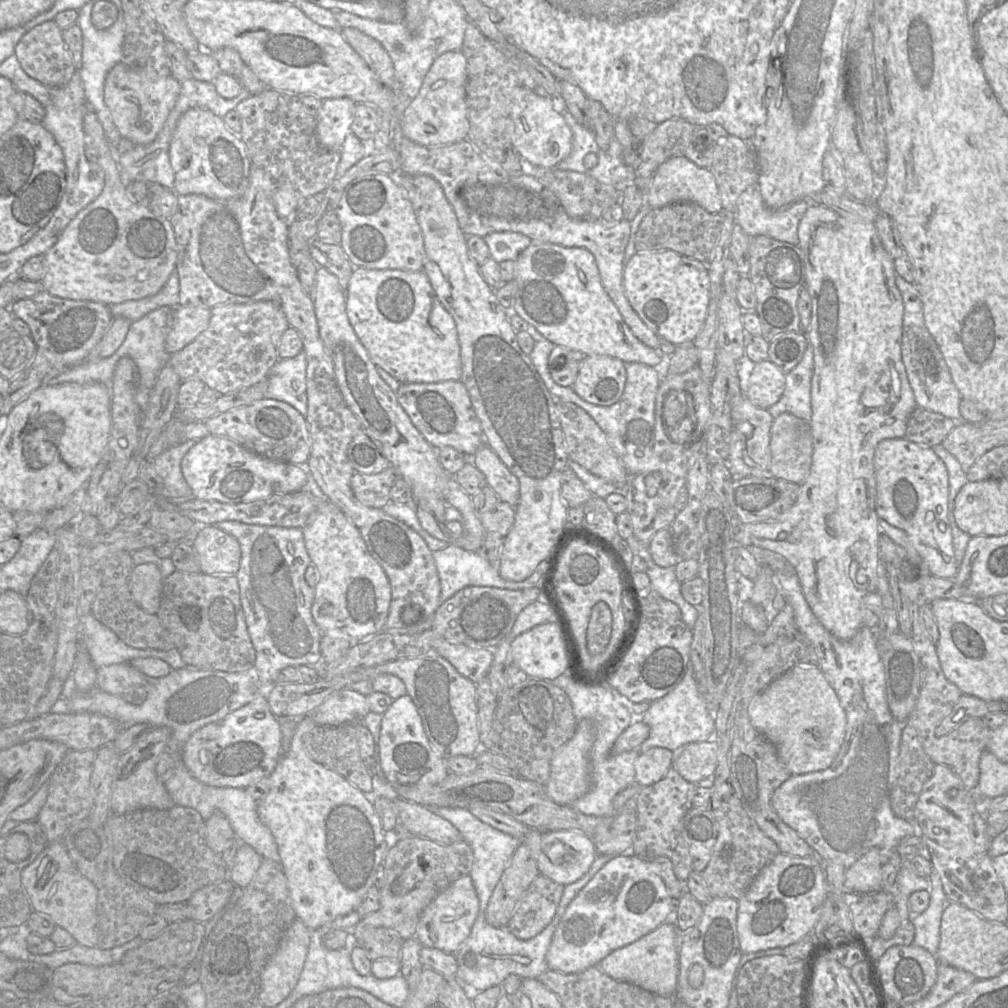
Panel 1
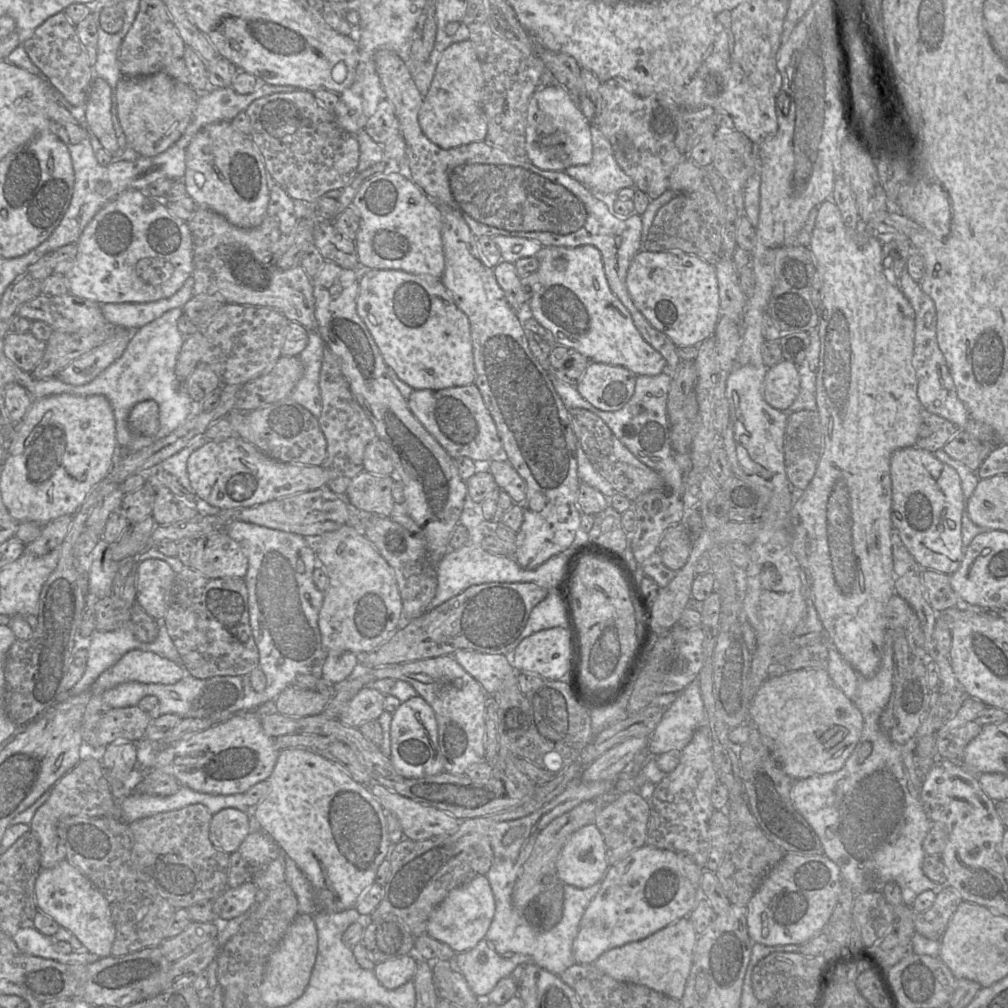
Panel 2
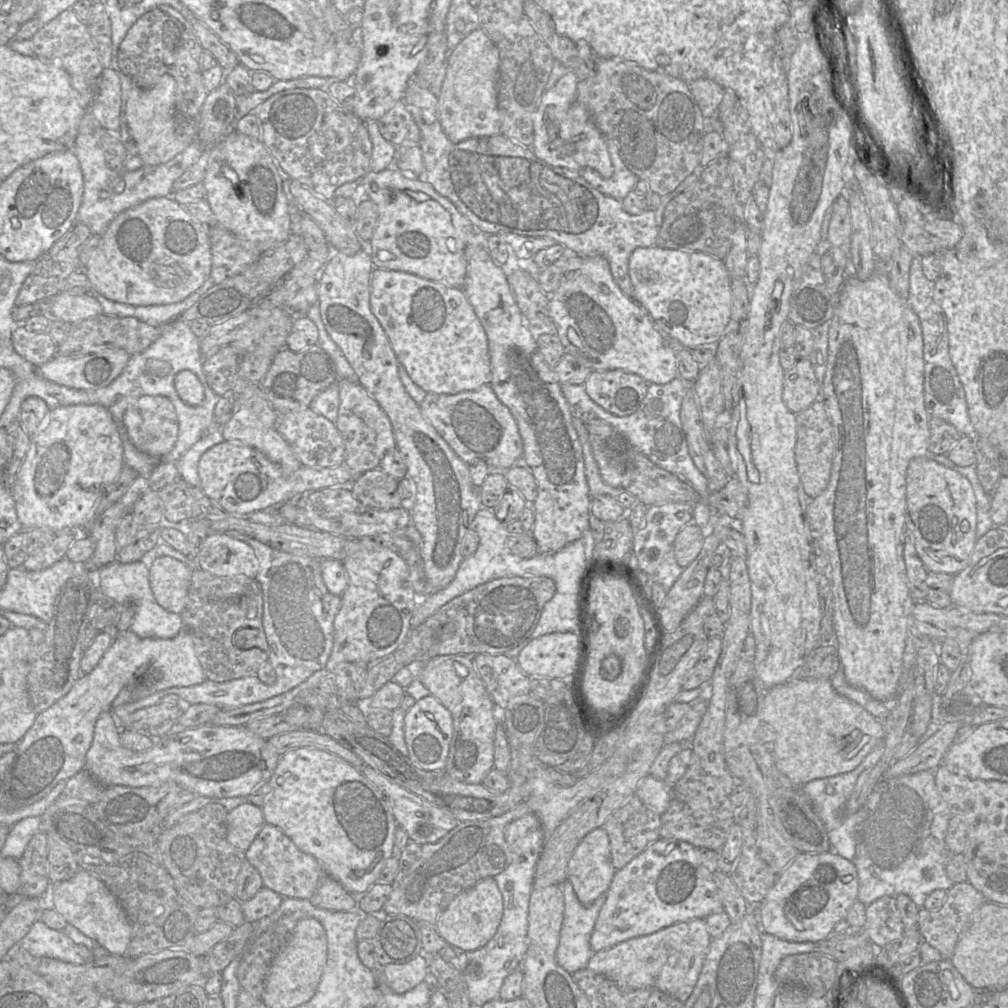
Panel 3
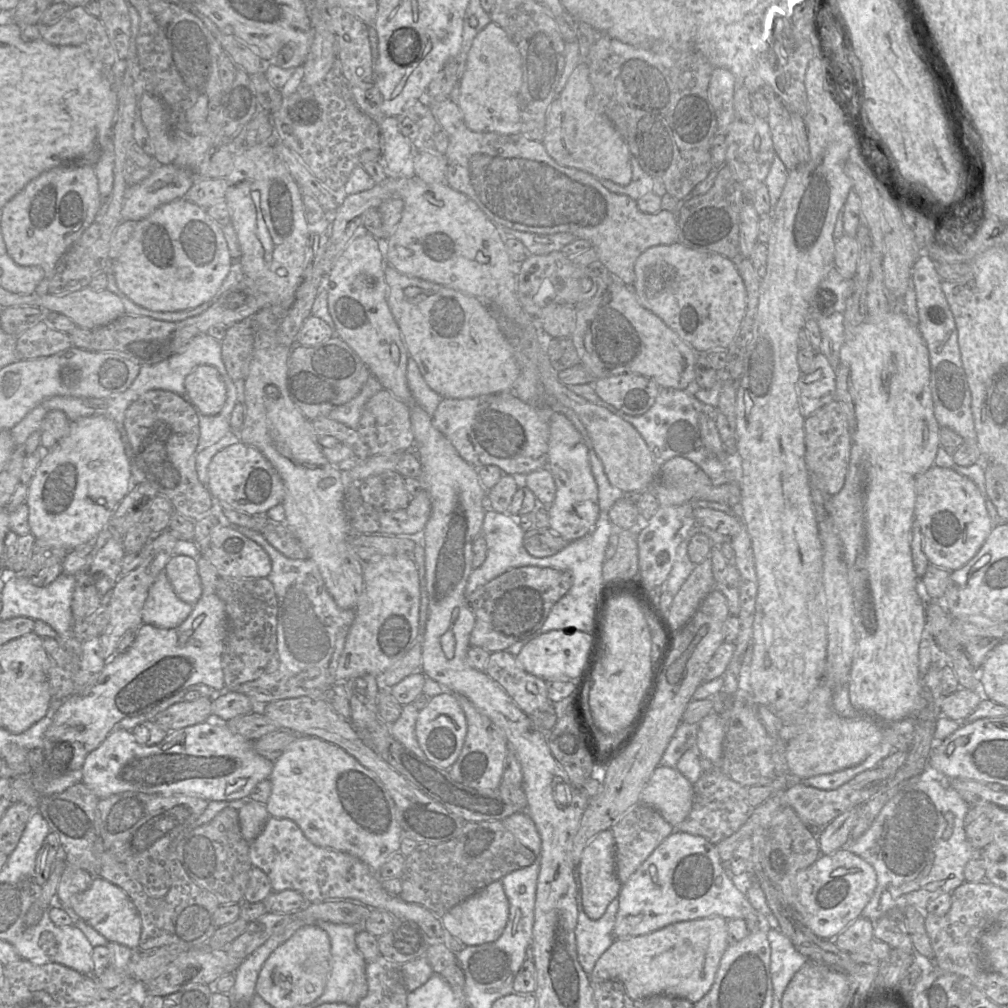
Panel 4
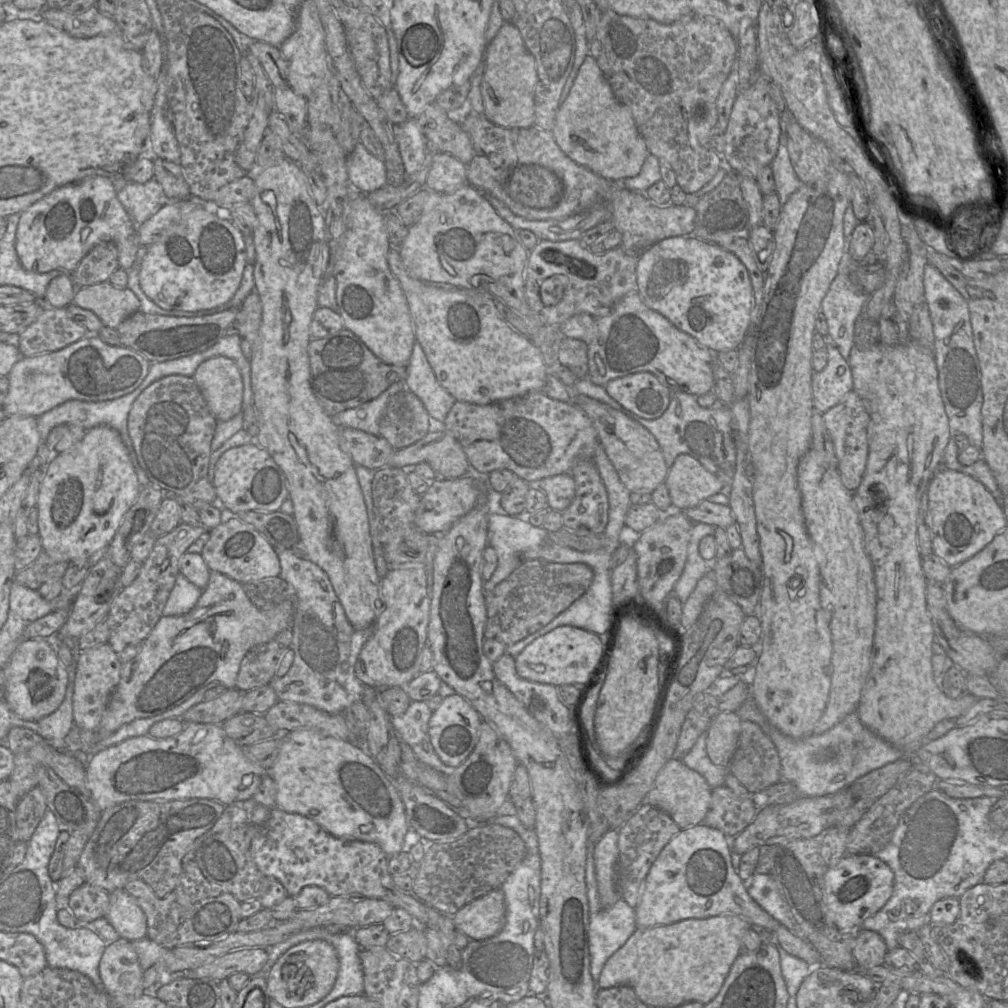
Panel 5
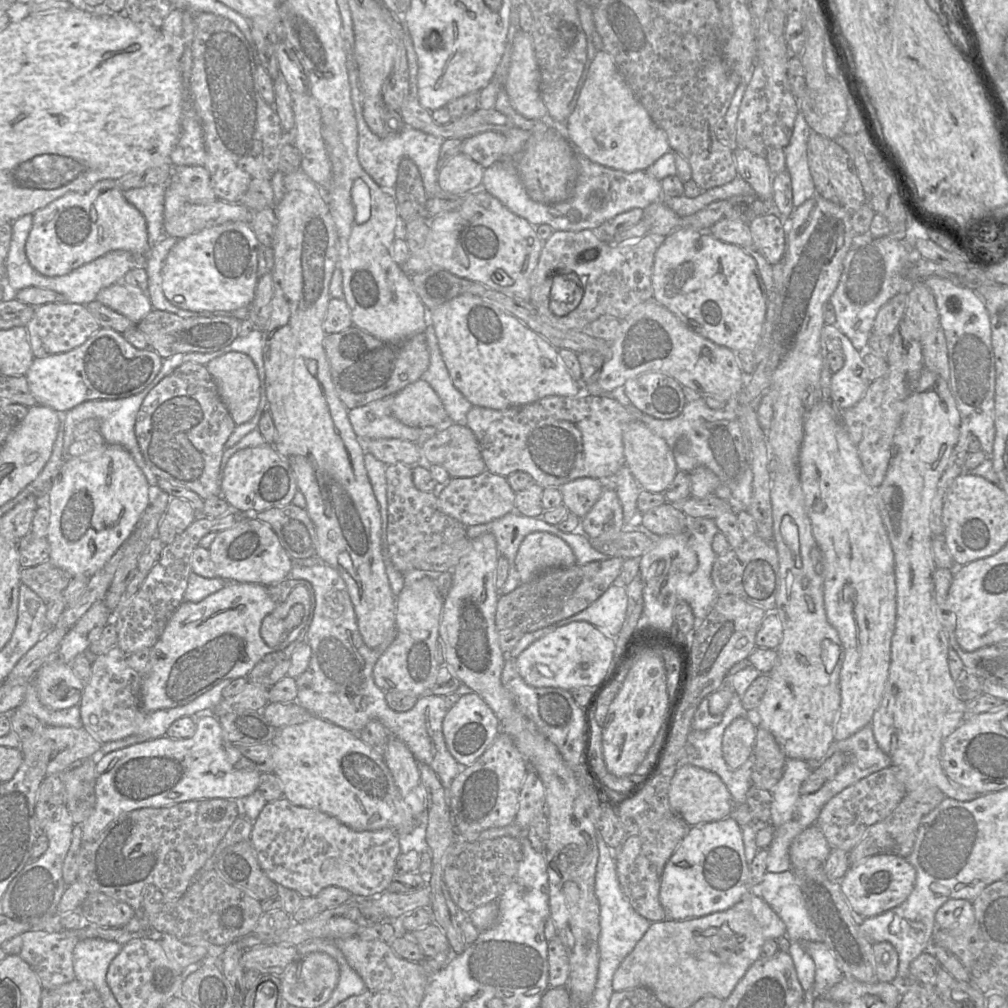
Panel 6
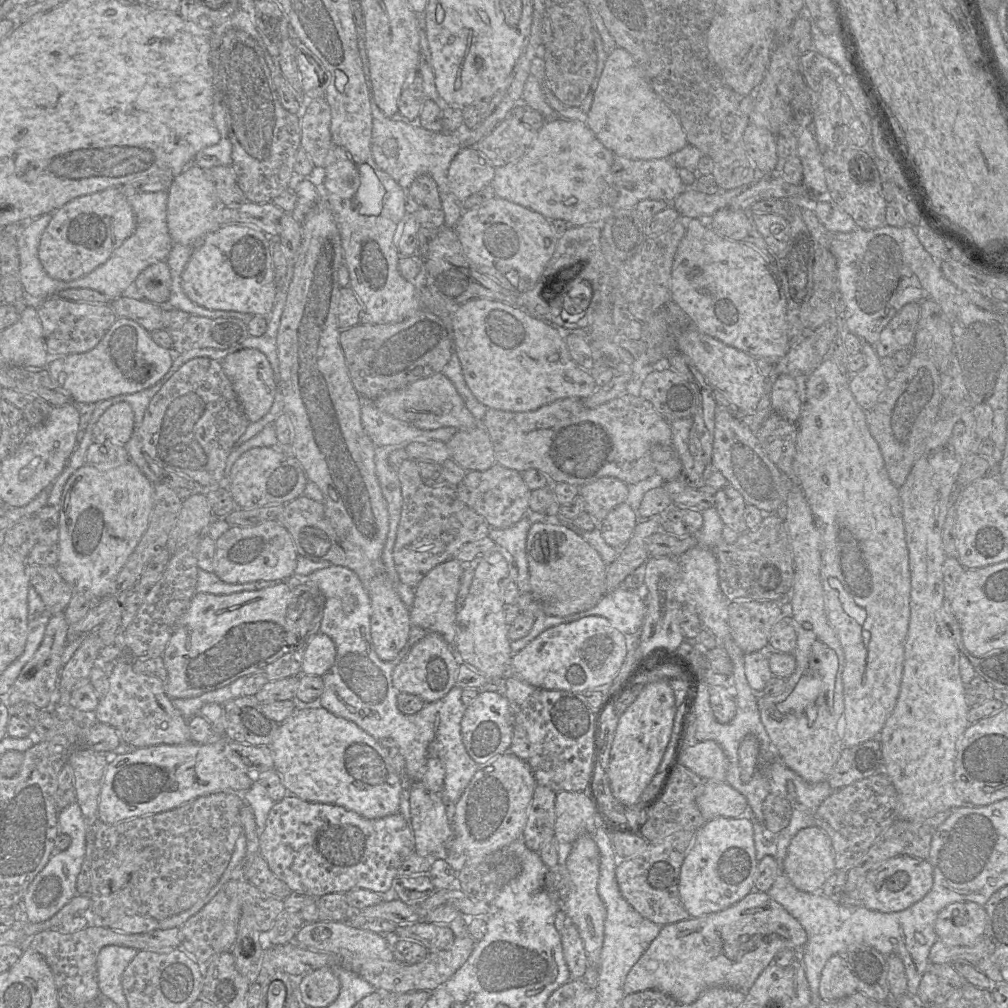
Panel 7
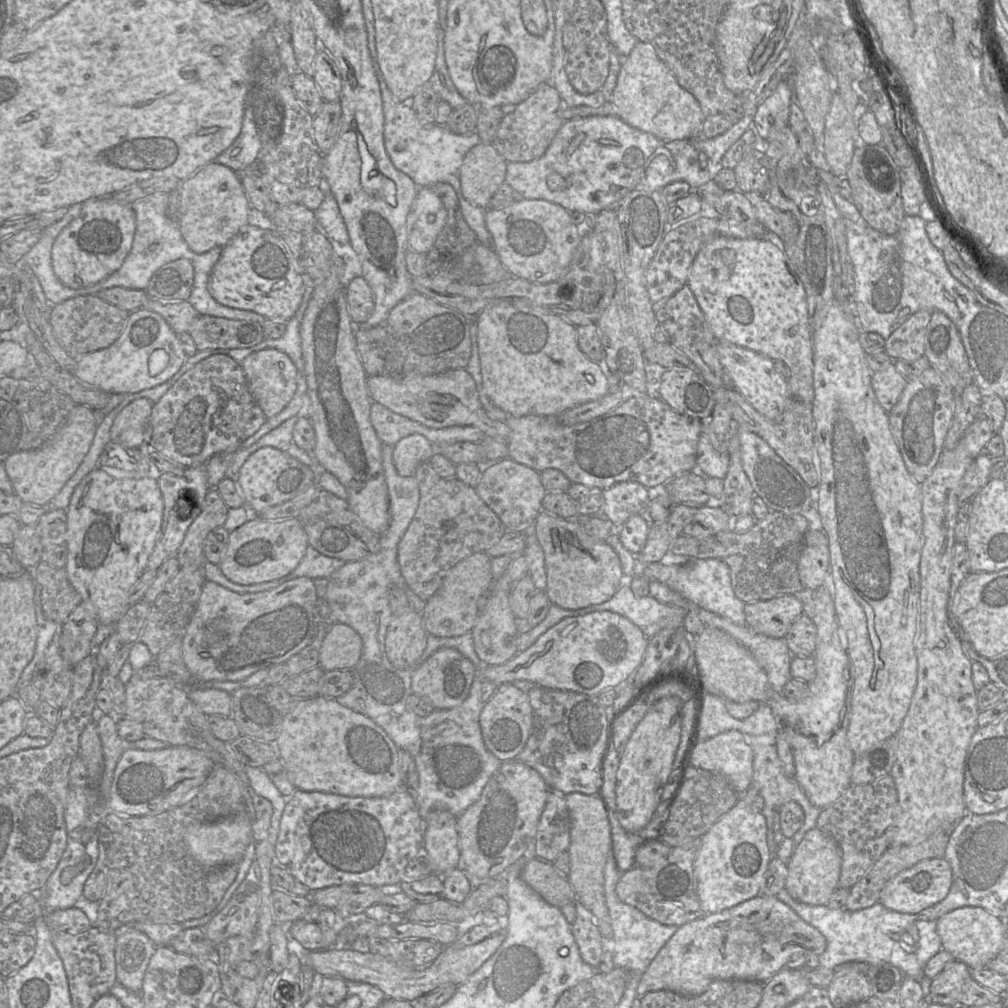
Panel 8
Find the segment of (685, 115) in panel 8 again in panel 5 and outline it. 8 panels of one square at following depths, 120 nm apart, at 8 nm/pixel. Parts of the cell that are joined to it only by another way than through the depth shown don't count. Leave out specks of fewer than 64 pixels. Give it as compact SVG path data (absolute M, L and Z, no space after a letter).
M591 55L583 61L567 98L560 104L551 132L569 158L609 180L624 180L638 175L650 155L630 109L615 97Z

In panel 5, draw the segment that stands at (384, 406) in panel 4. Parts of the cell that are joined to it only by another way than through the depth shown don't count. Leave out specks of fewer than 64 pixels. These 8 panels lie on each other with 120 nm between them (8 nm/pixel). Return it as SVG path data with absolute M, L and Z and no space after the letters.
M404 390L390 398L379 423L379 436L399 450L421 440L430 427L430 417L421 401Z

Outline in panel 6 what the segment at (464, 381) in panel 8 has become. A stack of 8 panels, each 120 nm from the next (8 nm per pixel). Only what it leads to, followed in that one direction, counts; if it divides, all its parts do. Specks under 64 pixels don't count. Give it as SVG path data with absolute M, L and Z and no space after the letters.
M422 379L393 397L391 412L399 422L414 428L444 426L451 422L438 395Z

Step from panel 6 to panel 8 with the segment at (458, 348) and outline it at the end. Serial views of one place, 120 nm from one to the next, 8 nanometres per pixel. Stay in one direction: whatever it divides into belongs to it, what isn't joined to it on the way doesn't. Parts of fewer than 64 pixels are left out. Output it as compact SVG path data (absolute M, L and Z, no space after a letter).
M501 302L480 312L475 318L478 355L484 390L491 402L508 415L557 417L580 404L608 394L608 380L600 365L580 350L577 327L560 316L532 305Z

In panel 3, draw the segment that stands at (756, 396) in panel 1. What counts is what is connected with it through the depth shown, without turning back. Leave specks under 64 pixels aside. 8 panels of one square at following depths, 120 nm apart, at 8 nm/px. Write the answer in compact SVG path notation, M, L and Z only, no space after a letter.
M807 358L799 359L793 368L784 372L782 399L786 407L794 414L805 410L821 397L821 389L822 384L818 382L813 366Z

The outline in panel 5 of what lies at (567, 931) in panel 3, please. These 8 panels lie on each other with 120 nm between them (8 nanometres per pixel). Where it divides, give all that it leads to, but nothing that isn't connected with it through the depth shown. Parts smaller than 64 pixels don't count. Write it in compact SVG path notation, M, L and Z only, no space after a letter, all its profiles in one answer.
M588 839L588 850L585 868L585 885L589 906L589 927L588 927L588 950L590 956L590 972L593 980L597 984L600 973L605 962L619 948L621 948L633 932L637 929L635 911L628 903L620 898L612 906L604 908L599 899L597 882L595 877L595 863L593 848L595 844L590 844Z

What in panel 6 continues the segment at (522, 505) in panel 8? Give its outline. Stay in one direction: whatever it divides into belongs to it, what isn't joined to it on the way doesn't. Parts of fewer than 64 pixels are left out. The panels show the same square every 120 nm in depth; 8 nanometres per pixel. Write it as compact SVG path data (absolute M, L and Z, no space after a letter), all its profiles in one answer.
M487 470L474 477L450 478L436 492L438 508L444 514L463 523L467 528L479 524L487 524L515 511L515 492L507 482L506 477L493 474Z

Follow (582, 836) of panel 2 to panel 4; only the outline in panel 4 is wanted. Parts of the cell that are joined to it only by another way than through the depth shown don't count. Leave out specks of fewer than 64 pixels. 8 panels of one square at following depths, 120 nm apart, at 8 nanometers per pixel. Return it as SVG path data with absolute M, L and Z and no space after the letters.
M611 830L598 833L584 848L577 872L581 883L581 902L585 914L591 920L603 916L609 903L617 899L621 884L616 876L615 841Z

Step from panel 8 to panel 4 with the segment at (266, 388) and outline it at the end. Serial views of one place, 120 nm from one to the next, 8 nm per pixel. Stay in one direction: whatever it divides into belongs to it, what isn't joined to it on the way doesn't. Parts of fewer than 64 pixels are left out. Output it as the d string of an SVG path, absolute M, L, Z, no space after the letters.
M210 365L195 367L186 376L184 387L188 400L204 415L218 414L227 399L224 379L219 371Z

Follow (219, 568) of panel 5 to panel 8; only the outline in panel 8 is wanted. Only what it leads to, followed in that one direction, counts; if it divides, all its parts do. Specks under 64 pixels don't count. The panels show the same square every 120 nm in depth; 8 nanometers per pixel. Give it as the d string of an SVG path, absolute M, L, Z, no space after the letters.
M298 518L279 521L251 519L229 533L225 554L219 563L230 581L250 585L282 578L301 562L309 546L307 534Z

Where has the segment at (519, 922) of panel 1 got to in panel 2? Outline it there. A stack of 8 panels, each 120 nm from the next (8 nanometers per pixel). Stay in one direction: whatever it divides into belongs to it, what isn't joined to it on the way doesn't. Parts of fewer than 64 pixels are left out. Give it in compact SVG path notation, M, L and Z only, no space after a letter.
M558 883L553 887L540 893L537 897L535 897L531 901L531 903L523 911L523 915L525 916L526 920L533 928L537 930L548 931L560 921L562 916L562 910L563 910L563 885L568 885L568 884Z

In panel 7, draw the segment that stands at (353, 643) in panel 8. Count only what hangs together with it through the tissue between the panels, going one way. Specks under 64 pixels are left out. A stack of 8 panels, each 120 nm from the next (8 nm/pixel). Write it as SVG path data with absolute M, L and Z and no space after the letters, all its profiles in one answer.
M318 633L307 645L302 664L302 674L322 676L333 665L336 646L324 633Z

